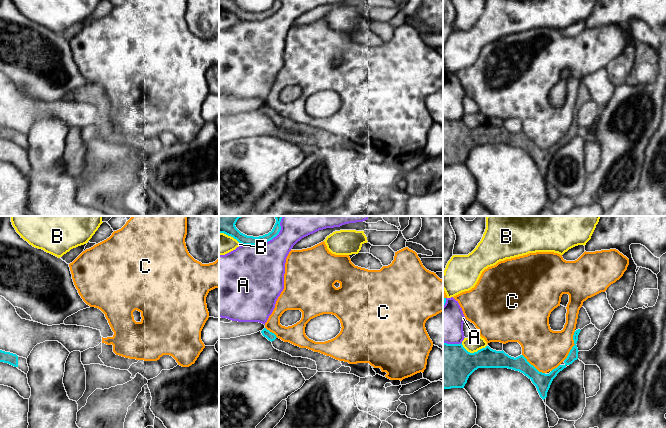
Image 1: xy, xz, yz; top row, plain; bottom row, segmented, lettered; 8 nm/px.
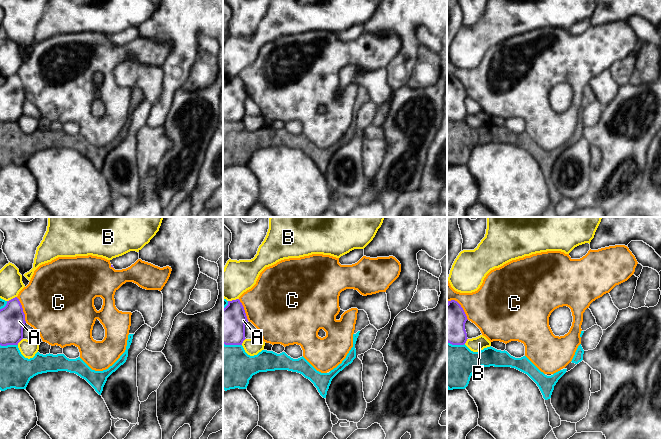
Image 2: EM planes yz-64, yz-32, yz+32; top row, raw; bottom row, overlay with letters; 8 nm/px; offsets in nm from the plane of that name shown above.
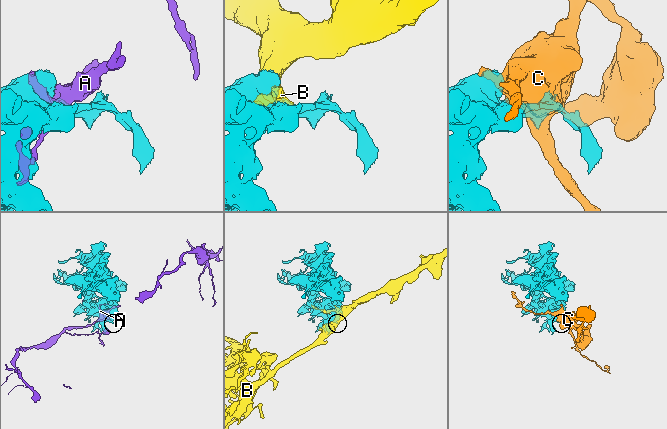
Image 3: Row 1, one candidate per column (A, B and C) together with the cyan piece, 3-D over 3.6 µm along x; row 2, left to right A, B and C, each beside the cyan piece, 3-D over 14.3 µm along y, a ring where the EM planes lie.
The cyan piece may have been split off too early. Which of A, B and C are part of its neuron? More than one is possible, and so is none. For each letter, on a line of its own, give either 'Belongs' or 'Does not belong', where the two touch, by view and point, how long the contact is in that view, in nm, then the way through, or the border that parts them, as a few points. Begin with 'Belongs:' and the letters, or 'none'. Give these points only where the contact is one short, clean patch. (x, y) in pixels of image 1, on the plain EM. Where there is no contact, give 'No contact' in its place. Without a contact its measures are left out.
Belongs: none
A: Does not belong. Touches cyan at xz (264, 18). Shared border 360 nm
B: Does not belong. Touches cyan at yz (474, 128). Shared border 200 nm
C: Does not belong. Touches cyan at yz (573, 122). Shared border 260 nm

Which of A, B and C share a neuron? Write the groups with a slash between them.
A / B / C

